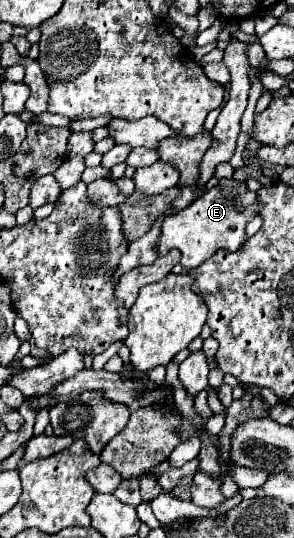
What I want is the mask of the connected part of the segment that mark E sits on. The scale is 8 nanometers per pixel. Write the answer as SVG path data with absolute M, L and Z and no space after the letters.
M233 177L219 179L217 185L207 189L189 207L165 217L161 225L161 237L157 241L157 255L163 257L177 247L181 251L181 265L193 269L219 249L235 253L247 241L245 225L259 215L259 209L261 203L257 203L257 193L249 191L245 181L237 181Z

